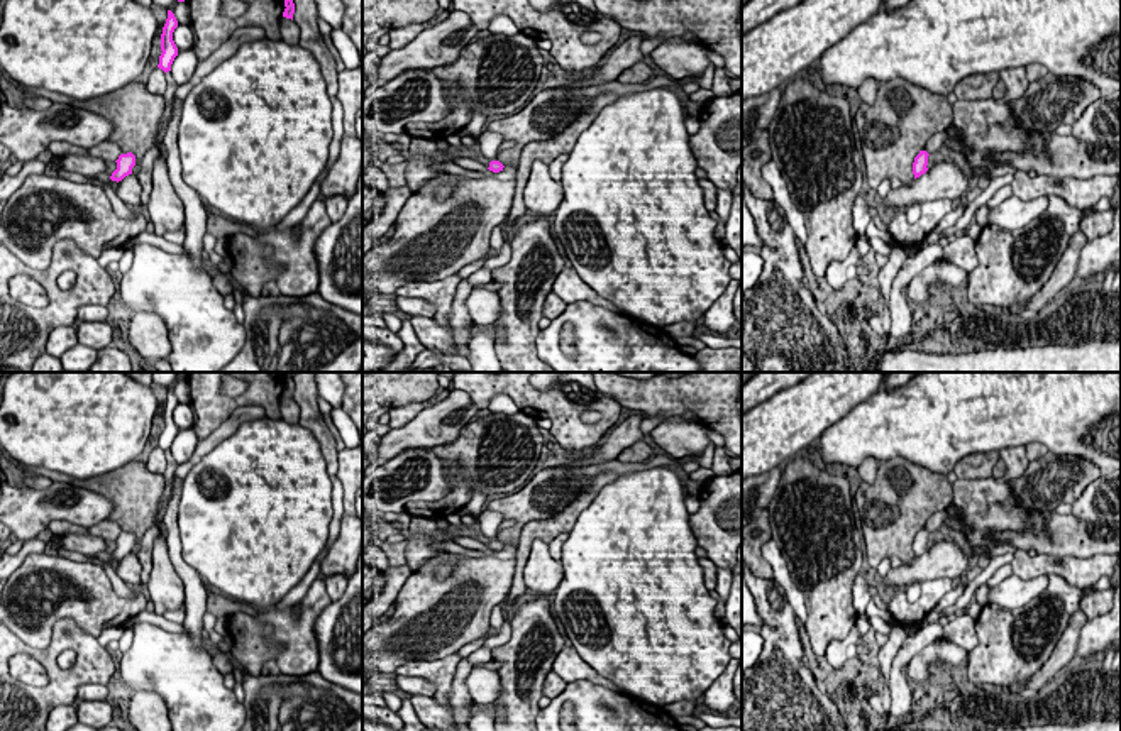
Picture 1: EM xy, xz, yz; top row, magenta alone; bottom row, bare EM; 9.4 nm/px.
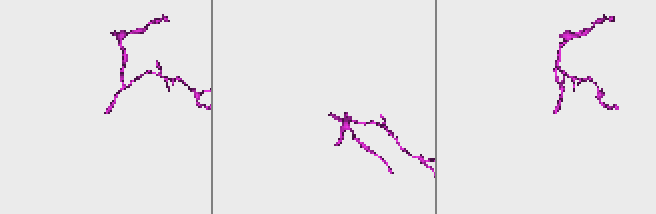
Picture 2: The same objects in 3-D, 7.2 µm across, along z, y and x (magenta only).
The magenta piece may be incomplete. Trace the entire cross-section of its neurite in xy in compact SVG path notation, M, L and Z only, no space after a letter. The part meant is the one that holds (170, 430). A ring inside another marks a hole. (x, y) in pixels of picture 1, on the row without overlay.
M168 389L168 398L163 406L161 413L161 435L159 435L159 443L157 447L163 448L164 452L171 450L171 443L174 437L178 435L178 426L173 420L173 411L178 406L178 399L171 389Z

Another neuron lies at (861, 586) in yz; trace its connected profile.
M859 574L853 579L853 607L855 613L865 614L865 609L869 606L869 602L872 601L870 592L869 592L869 582Z

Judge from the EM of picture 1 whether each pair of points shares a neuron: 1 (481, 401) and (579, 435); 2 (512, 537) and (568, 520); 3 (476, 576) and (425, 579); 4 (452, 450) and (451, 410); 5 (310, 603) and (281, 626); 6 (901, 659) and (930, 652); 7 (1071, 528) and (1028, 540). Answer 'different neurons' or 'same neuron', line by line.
1: same neuron
2: different neurons
3: same neuron
4: different neurons
5: same neuron
6: different neurons
7: same neuron

